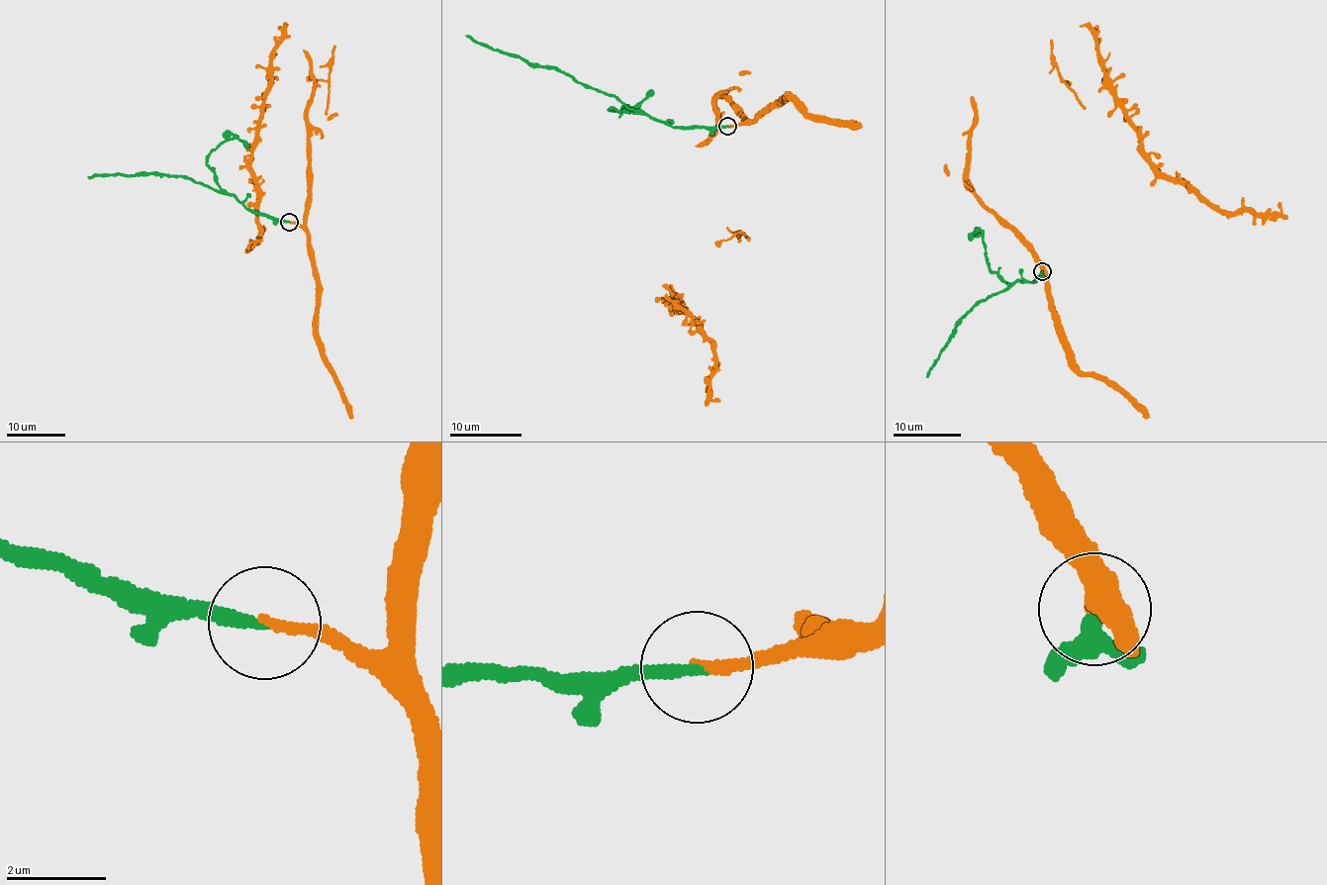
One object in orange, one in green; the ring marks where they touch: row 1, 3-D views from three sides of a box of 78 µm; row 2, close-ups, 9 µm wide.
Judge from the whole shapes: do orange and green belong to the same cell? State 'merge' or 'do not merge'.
merge

